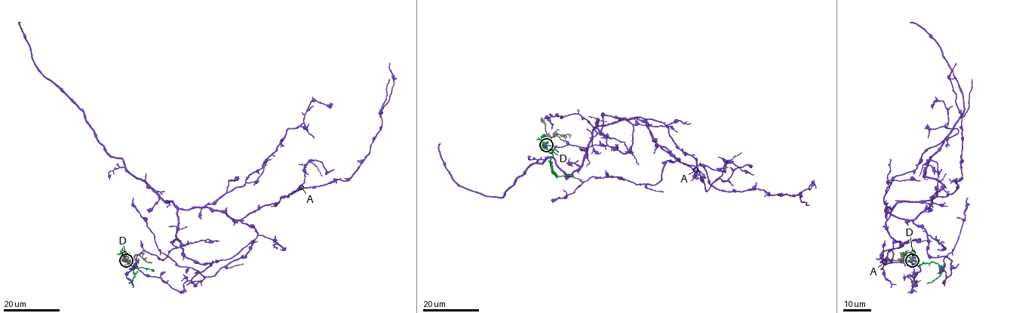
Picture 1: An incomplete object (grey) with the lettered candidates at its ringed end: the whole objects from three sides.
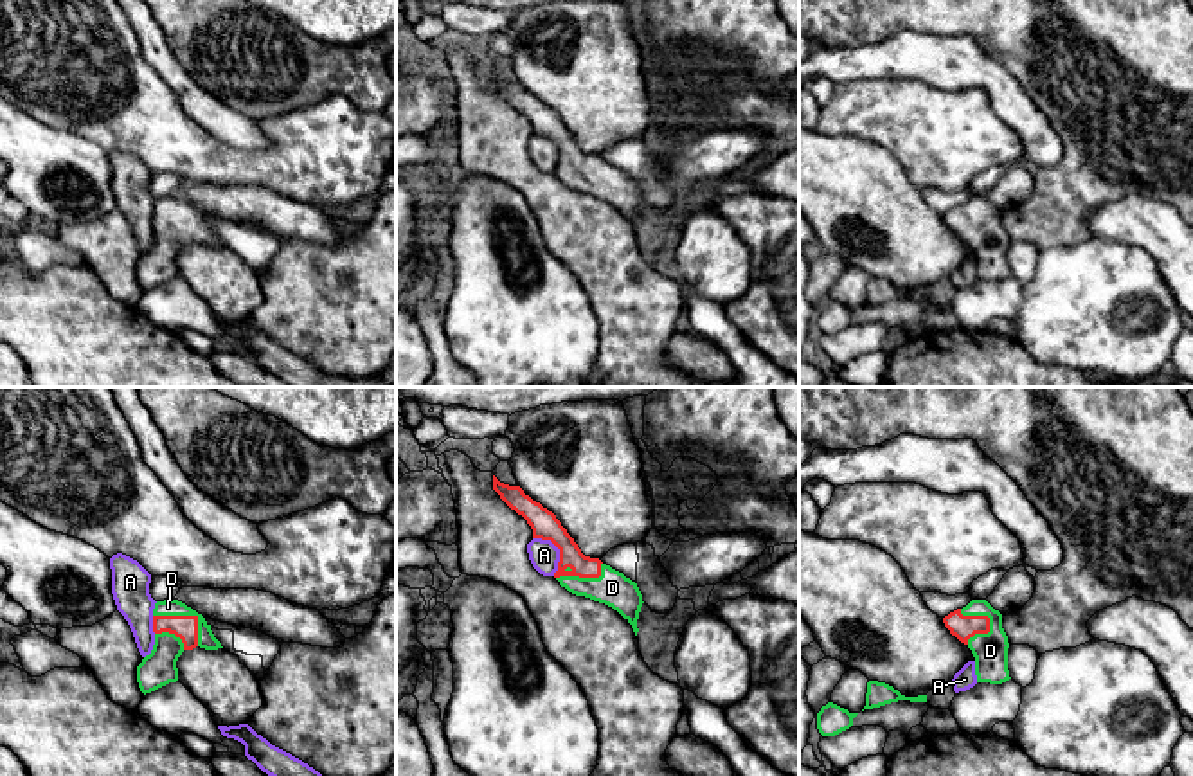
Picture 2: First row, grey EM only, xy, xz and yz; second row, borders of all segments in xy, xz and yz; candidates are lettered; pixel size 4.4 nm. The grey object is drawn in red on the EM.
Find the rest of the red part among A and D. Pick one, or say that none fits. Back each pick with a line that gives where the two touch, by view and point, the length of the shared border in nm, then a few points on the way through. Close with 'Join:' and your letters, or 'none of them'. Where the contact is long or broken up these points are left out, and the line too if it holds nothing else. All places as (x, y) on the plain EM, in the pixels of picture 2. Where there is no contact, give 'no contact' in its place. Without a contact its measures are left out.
D: xy (189, 213) | 240 nm | across xy (186, 224), (189, 213), (177, 213), (168, 204)
Join: D

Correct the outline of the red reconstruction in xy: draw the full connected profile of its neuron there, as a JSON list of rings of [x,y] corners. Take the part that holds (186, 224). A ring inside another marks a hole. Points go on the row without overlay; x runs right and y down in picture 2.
[[[178,196],[155,200],[153,229],[153,247],[137,263],[137,279],[144,292],[178,277],[176,257],[184,247],[223,245],[205,214]]]

